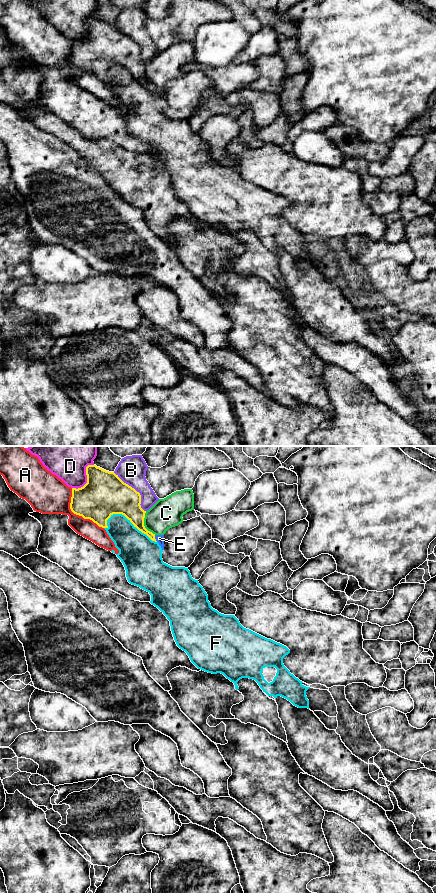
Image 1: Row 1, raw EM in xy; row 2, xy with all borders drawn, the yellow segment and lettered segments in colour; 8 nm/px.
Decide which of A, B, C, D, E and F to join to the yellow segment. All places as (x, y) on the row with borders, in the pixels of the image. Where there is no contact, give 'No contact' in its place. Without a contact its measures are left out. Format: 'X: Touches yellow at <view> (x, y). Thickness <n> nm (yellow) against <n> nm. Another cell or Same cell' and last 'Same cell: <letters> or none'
A: Touches yellow at xy (76, 514). Thickness 320 nm (yellow) against 280 nm. Another cell
B: Touches yellow at xy (134, 489). Thickness 340 nm (yellow) against 220 nm. Another cell
C: Touches yellow at xy (143, 524). Thickness 240 nm (yellow) against 240 nm. Another cell
D: Touches yellow at xy (87, 478). Thickness 340 nm (yellow) against 360 nm. Another cell
E: Touches yellow at xy (154, 538). Thickness 140 nm (yellow) against 60 nm. Same cell
F: Touches yellow at xy (131, 522). Thickness 280 nm (yellow) against 300 nm. Another cell
Same cell: E

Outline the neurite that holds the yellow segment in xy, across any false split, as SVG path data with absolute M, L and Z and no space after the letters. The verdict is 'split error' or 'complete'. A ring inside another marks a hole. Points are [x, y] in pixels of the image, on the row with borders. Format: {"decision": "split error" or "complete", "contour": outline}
{"decision": "split error", "contour": "M96 465L86 467L87 483L81 488L72 488L71 511L84 519L90 519L99 527L108 528L107 520L113 514L124 515L139 531L152 541L158 542L164 550L164 535L155 535L144 526L145 513L141 508L141 495L134 488L124 483L114 472L106 471Z"}

